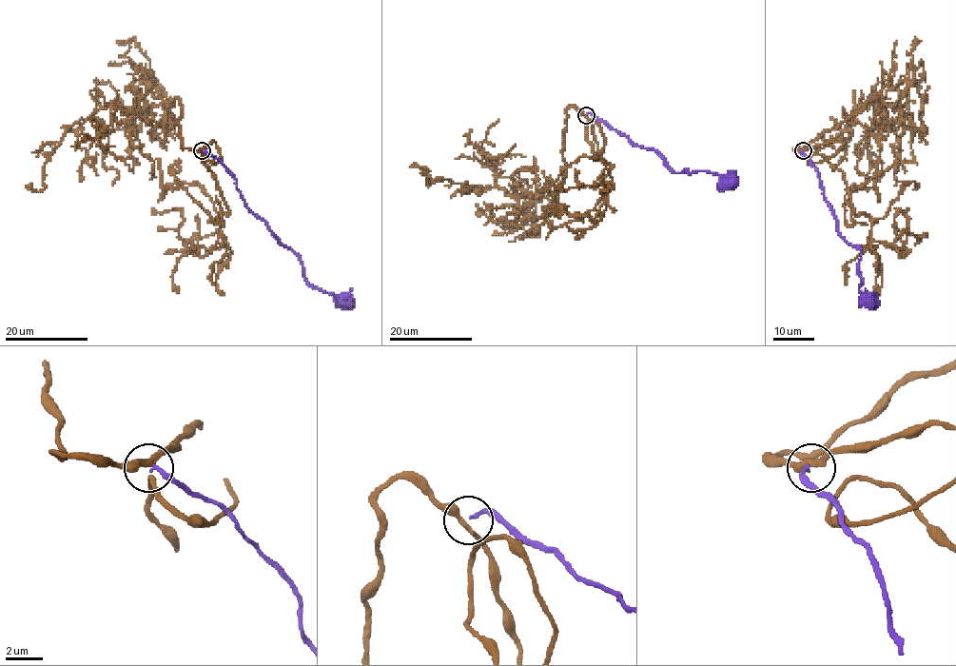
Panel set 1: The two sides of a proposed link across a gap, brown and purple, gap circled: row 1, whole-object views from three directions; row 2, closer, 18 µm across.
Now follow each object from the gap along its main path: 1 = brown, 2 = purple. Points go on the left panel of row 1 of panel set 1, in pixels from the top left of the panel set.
1: (202, 150), (213, 141), (222, 158), (202, 160), (228, 213), (224, 244), (197, 256), (181, 212), (151, 208)
2: (203, 150), (230, 173), (246, 206), (292, 249), (305, 280), (346, 295), (345, 301)

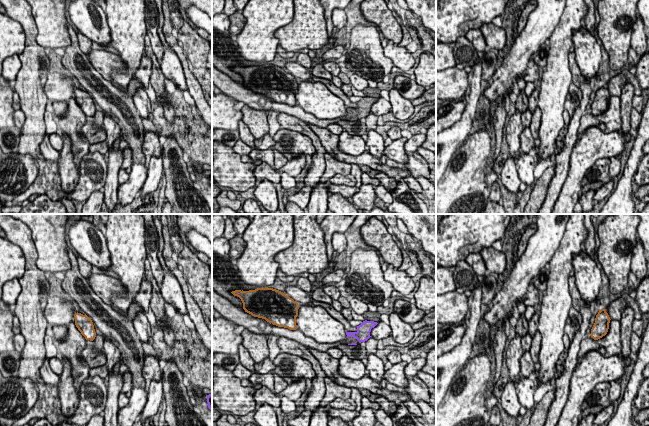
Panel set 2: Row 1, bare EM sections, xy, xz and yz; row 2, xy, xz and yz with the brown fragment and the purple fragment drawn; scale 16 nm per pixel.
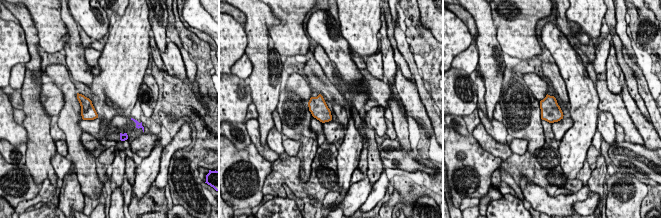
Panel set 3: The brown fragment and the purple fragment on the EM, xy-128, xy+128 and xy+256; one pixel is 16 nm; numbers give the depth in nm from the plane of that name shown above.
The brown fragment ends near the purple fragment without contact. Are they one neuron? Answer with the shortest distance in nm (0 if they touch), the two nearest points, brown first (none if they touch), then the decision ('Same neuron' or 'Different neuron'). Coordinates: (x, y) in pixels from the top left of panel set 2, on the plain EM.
Distance 800 nm. Across: xz (296, 104), (346, 108). Same neuron

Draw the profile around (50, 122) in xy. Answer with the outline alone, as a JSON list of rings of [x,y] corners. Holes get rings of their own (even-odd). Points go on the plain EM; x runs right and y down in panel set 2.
[[[45,111],[44,121],[46,134],[51,135],[57,132],[57,122],[55,116],[51,112]]]

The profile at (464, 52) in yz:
[[[465,36],[456,40],[453,54],[456,64],[462,64],[464,67],[473,66],[478,57],[478,52]]]

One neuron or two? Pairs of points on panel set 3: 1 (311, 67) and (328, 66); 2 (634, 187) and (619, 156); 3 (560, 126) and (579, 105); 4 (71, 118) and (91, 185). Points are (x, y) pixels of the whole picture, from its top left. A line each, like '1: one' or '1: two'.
1: two
2: two
3: two
4: one

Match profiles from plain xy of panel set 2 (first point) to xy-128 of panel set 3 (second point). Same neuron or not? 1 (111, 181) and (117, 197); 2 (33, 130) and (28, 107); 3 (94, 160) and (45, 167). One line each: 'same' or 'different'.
1: same
2: same
3: different

